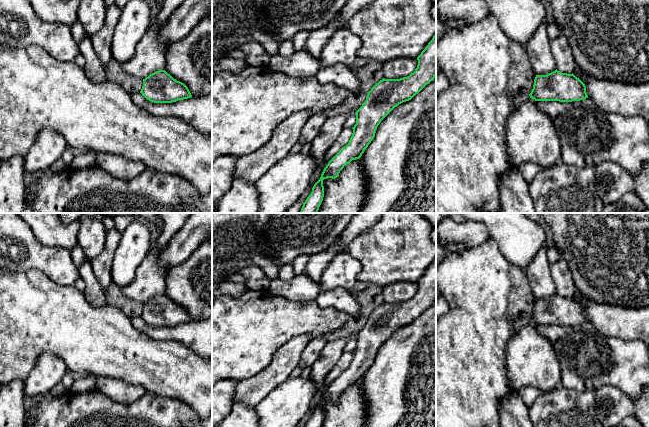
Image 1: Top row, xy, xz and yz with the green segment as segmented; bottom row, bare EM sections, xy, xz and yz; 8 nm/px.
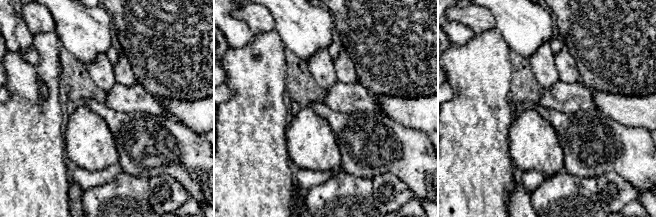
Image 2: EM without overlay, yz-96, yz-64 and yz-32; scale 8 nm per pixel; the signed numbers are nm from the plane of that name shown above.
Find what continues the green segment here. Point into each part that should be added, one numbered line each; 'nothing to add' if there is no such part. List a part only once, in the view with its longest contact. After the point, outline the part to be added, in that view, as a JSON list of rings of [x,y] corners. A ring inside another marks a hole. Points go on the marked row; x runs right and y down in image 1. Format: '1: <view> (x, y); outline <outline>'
nothing to add

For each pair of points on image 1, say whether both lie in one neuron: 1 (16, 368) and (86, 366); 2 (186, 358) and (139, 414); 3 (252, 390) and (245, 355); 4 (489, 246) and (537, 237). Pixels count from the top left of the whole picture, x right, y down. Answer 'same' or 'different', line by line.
1: same
2: different
3: different
4: different

